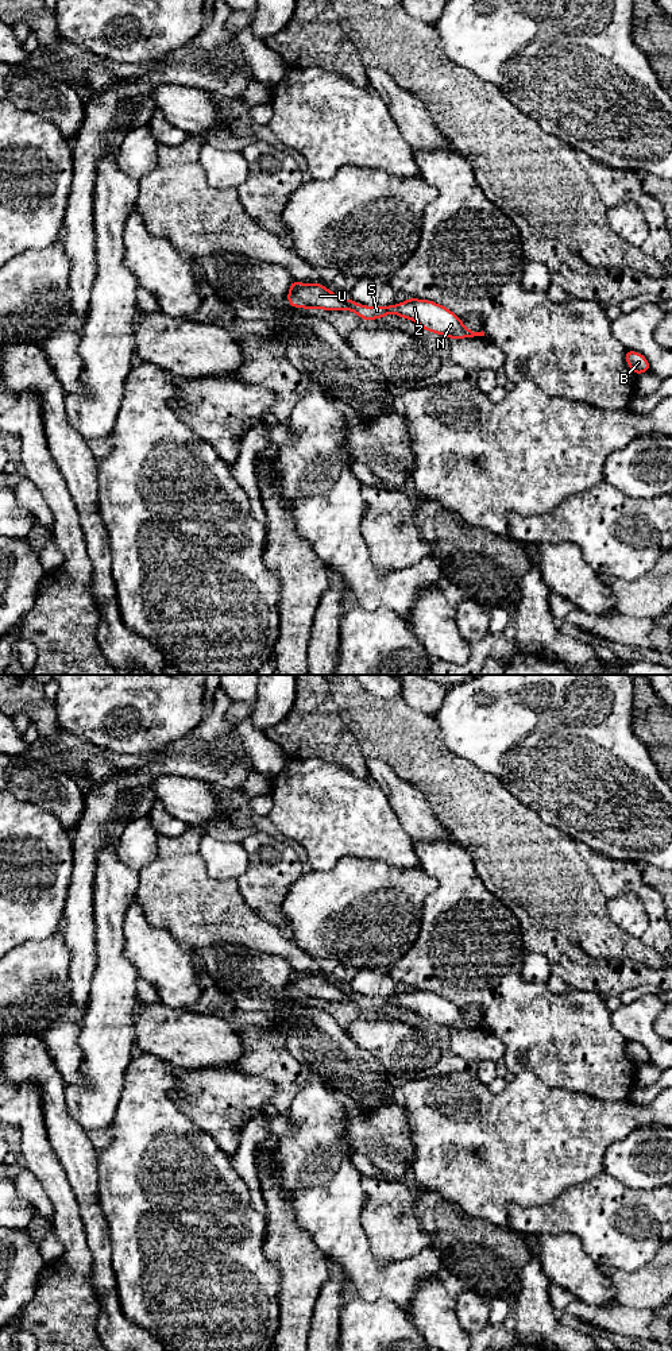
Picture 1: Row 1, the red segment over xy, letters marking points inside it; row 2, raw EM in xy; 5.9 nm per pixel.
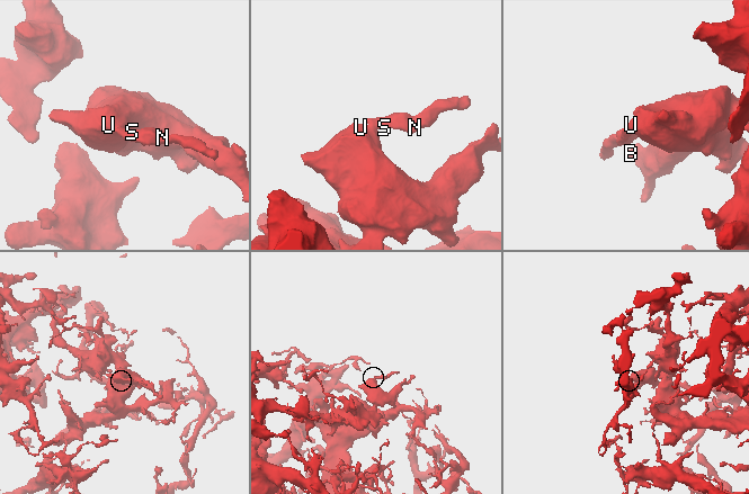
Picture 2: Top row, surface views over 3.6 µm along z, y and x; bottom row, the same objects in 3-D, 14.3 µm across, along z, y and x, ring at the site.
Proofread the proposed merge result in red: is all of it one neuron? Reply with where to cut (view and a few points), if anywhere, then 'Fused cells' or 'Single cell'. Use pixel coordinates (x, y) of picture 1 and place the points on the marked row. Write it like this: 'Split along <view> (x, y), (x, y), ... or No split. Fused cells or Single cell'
Split along xy (346, 300), (348, 309). Fused cells

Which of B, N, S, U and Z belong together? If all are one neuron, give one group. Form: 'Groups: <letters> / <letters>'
Groups: B U / N S Z

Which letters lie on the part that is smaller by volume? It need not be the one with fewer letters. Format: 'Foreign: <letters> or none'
Foreign: N, S, Z

